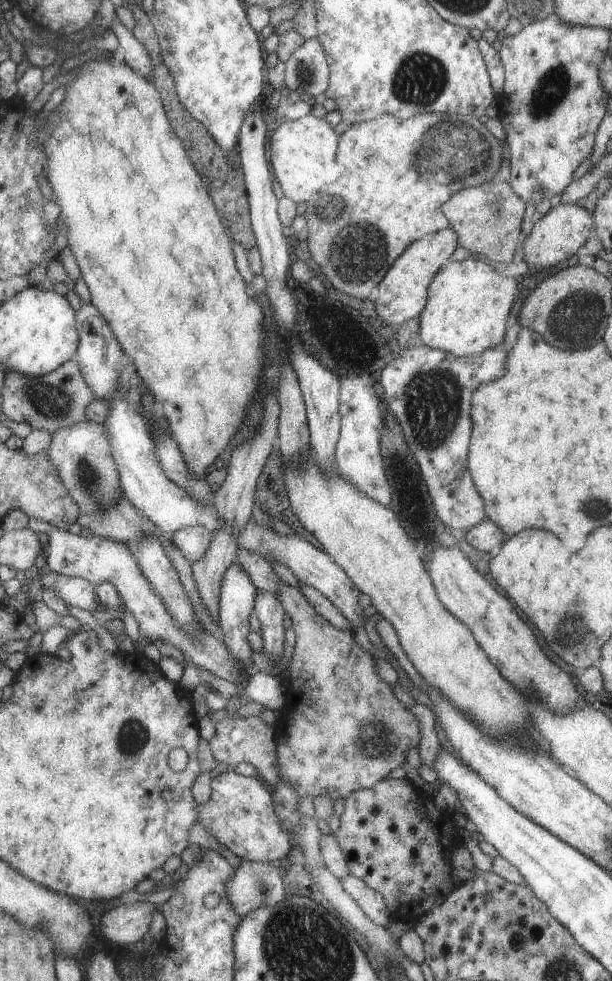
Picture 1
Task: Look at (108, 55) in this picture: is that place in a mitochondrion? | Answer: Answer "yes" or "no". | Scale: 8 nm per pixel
no

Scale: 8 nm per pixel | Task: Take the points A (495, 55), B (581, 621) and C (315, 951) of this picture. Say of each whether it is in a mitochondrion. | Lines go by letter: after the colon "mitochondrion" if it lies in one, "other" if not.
A: other
B: mitochondrion
C: mitochondrion

